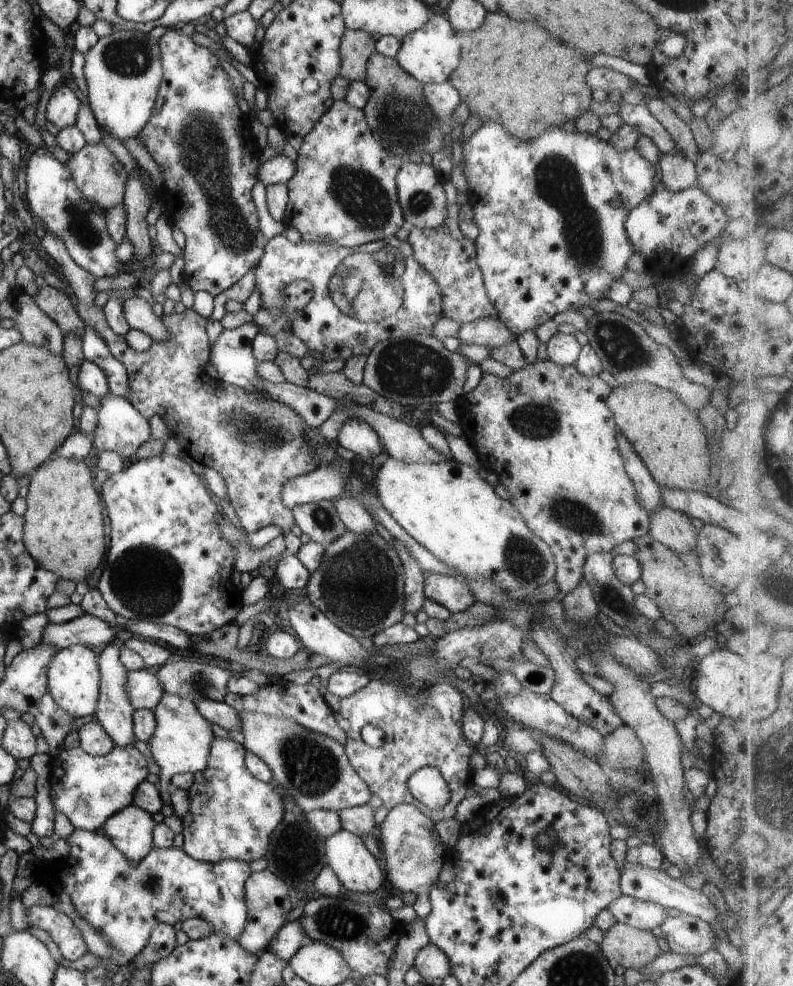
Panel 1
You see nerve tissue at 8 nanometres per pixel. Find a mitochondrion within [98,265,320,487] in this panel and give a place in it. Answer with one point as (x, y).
(246, 428)

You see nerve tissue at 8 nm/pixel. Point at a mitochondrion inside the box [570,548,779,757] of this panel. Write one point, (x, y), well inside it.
(611, 599)

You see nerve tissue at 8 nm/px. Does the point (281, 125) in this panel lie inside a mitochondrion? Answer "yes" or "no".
no

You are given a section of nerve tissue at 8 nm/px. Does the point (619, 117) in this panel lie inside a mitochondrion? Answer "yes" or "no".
no

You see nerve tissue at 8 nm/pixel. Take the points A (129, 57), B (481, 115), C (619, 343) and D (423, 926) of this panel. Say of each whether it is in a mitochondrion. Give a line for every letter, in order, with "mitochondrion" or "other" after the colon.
A: mitochondrion
B: other
C: mitochondrion
D: other

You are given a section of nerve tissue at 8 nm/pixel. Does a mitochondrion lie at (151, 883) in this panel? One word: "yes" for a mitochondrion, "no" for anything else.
yes

